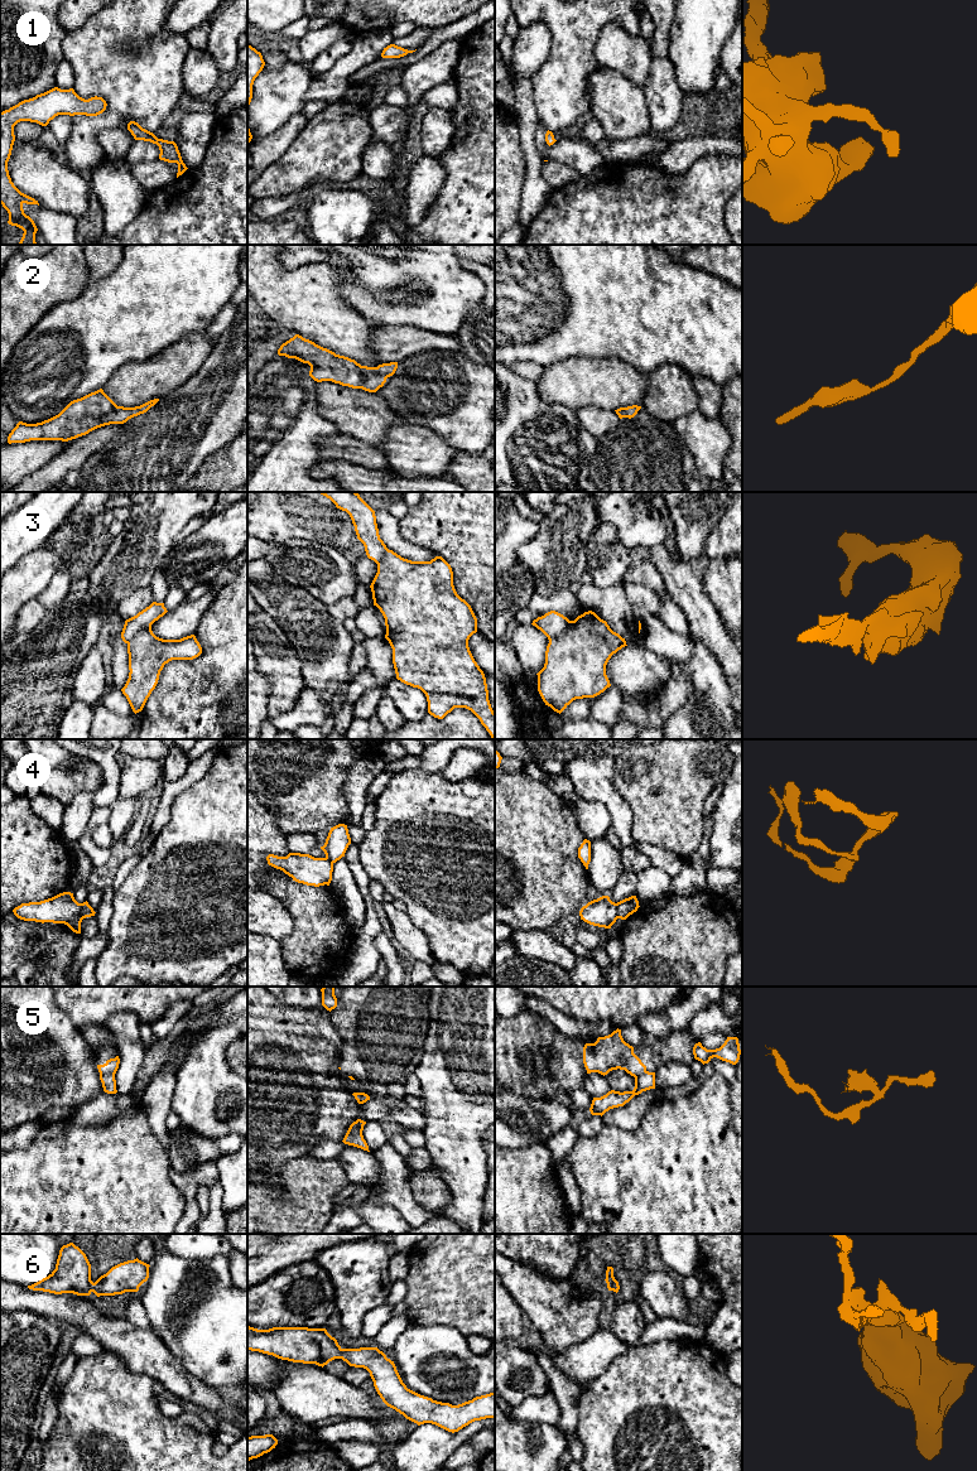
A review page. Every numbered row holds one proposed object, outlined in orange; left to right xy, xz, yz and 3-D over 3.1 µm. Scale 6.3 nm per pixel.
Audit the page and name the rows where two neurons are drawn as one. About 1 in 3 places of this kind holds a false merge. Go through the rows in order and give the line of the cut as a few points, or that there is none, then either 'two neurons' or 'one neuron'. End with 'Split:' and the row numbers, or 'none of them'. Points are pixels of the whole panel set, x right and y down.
1: no cut | one neuron
2: no cut | one neuron
3: yz (569, 621), (566, 630), (549, 641) | two neurons
4: xy (82, 903), (81, 912), (65, 924) | two neurons
5: xy (114, 1074), (100, 1075) | two neurons
6: no cut | one neuron
Split: 3, 4, 5

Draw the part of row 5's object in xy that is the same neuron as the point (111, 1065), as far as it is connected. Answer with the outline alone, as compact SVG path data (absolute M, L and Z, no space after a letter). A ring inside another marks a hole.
M116 1056L115 1058L107 1060L104 1065L97 1065L100 1075L106 1075L106 1074L116 1074L119 1069L120 1058Z

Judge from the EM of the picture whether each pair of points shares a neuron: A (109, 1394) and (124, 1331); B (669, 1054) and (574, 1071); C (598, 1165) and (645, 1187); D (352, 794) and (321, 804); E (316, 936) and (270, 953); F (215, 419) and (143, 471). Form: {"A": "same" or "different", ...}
{"A": "different", "B": "same", "C": "same", "D": "different", "E": "different", "F": "same"}

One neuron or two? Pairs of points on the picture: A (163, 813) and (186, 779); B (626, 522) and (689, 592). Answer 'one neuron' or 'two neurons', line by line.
A: one neuron
B: one neuron

